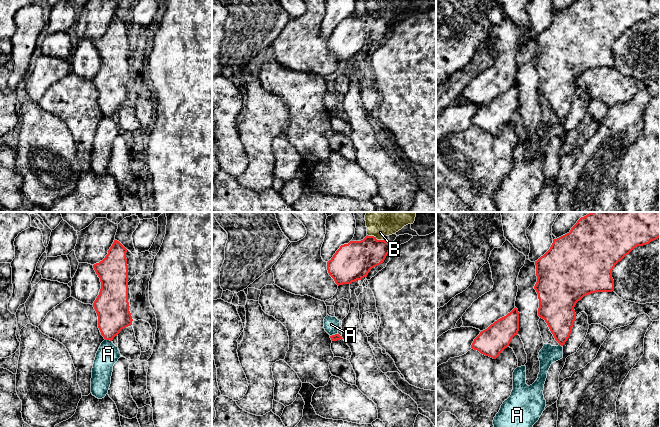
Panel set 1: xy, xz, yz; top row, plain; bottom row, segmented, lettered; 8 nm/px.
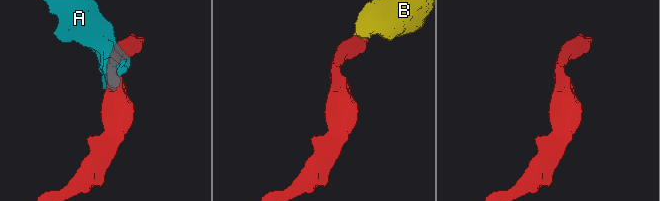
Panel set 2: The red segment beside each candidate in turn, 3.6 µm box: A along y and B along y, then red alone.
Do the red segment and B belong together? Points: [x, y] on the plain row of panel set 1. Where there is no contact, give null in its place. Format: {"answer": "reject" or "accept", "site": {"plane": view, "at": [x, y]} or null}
{"answer": "accept", "site": {"plane": "xz", "at": [375, 14]}}

